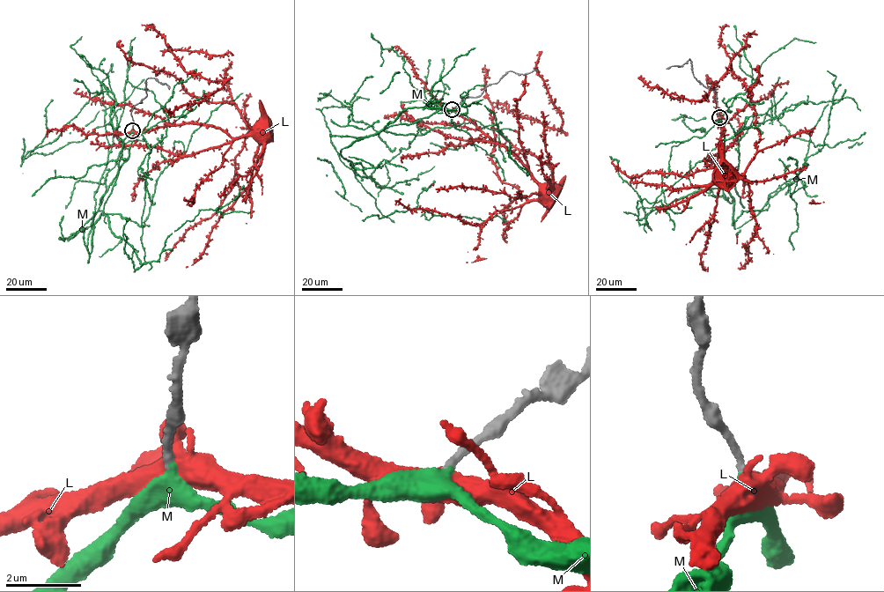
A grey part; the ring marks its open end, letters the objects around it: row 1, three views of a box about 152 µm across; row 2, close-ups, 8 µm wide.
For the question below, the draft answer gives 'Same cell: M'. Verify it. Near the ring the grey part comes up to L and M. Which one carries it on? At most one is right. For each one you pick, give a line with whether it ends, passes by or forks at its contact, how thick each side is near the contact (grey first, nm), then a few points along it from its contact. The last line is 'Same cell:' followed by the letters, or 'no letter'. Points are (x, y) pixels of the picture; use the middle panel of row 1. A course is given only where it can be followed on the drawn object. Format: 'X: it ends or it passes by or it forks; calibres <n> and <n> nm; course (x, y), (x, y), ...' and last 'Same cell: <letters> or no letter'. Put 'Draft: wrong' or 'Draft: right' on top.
Draft: right
M: it ends; calibres 190 and 360 nm
Same cell: M

